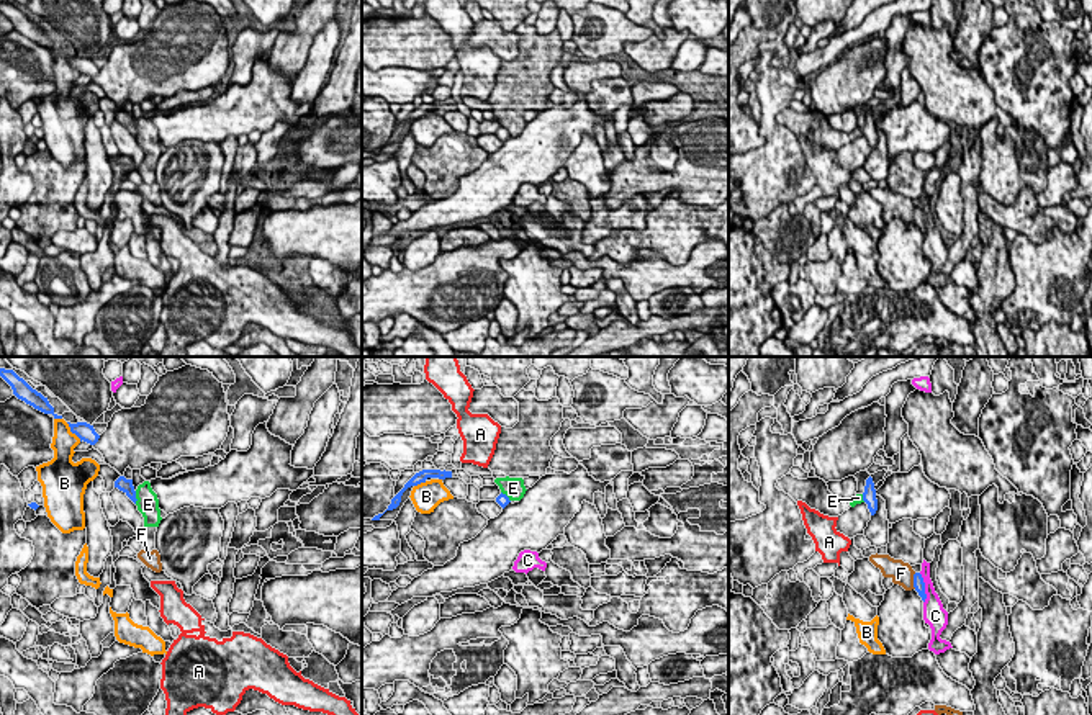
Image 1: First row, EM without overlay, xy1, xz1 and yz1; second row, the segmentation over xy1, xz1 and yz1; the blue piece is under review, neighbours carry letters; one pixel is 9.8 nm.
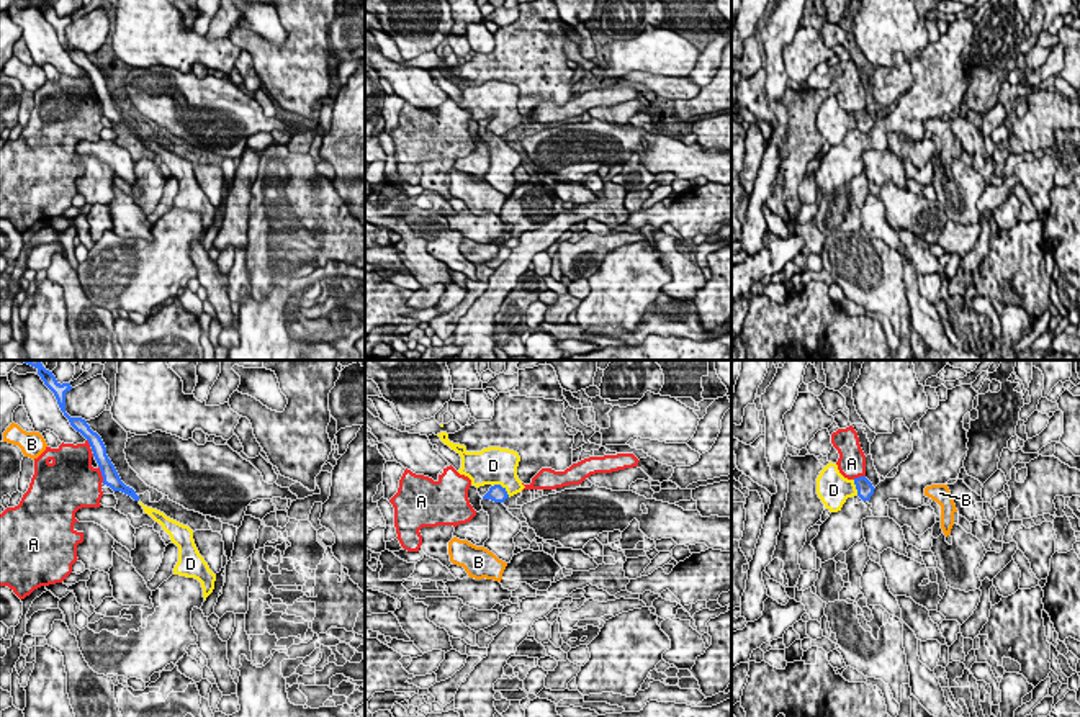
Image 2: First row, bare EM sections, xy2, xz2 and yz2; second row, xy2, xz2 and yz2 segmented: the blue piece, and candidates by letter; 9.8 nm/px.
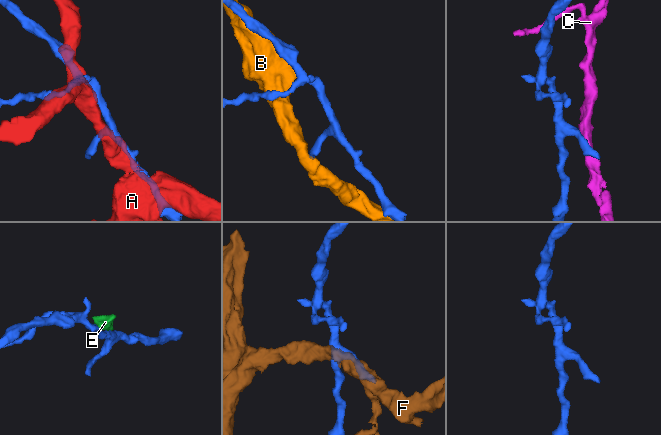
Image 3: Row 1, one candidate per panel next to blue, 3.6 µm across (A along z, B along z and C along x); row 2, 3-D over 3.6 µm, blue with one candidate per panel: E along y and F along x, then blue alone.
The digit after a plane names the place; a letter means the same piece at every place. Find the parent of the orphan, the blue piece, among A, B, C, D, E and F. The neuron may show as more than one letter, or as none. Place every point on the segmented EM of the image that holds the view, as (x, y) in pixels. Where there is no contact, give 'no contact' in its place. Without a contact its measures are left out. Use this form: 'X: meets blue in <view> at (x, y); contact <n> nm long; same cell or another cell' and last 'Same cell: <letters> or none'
A: meets blue in xy2 at (102, 473); contact 180 nm long; another cell
B: meets blue in xy1 at (72, 432); contact 240 nm long; another cell
C: meets blue in yz1 at (924, 588); contact 300 nm long; another cell
D: meets blue in xz2 at (503, 488); contact 220 nm long; same cell
E: meets blue in xy1 at (135, 498); contact 130 nm long; another cell
F: meets blue in yz1 at (914, 581); contact 160 nm long; another cell
Same cell: D

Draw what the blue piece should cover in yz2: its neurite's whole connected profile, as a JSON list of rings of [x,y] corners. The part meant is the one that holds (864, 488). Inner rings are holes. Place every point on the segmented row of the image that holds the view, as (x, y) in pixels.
[[[836,463],[823,467],[817,478],[817,494],[830,512],[841,511],[848,498],[859,496],[869,501],[874,494],[874,486],[866,476],[854,480],[844,478]]]

